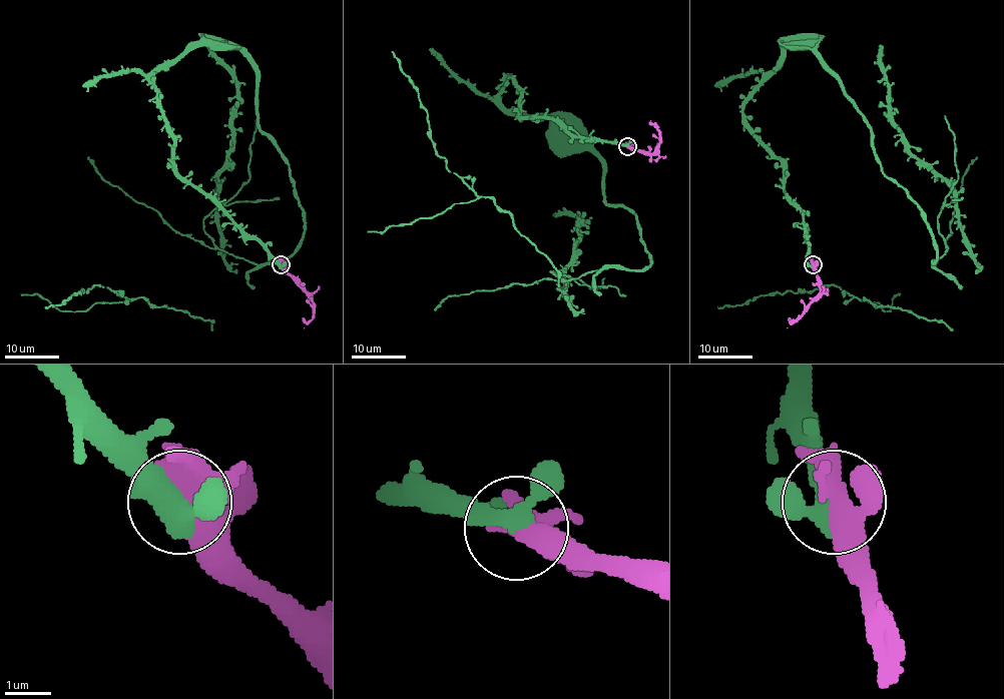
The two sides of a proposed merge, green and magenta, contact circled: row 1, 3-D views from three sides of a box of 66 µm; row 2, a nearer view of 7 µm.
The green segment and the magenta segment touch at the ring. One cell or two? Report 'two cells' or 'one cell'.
one cell

